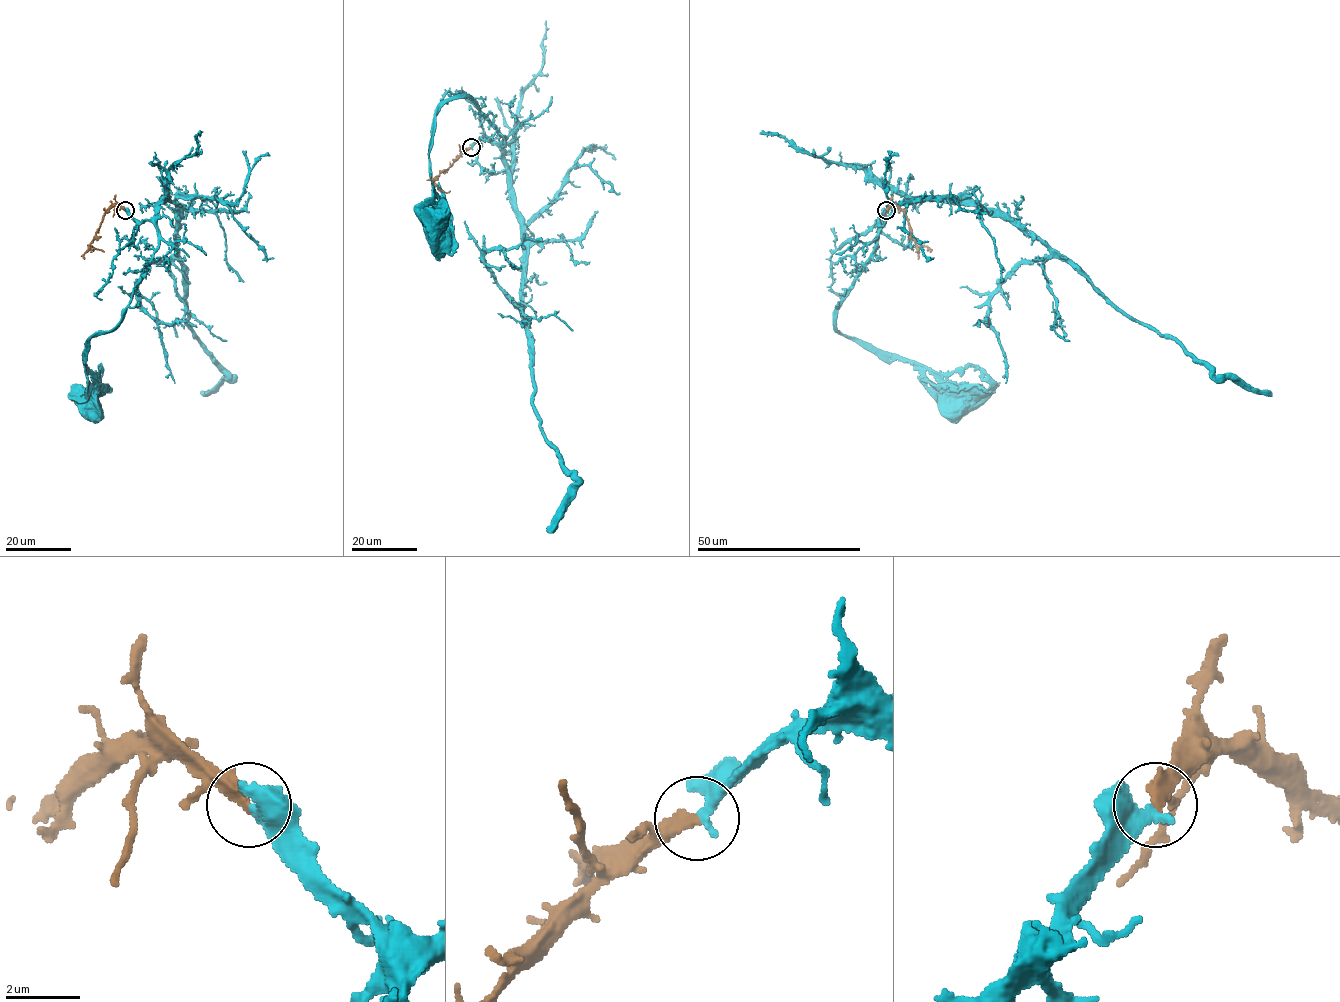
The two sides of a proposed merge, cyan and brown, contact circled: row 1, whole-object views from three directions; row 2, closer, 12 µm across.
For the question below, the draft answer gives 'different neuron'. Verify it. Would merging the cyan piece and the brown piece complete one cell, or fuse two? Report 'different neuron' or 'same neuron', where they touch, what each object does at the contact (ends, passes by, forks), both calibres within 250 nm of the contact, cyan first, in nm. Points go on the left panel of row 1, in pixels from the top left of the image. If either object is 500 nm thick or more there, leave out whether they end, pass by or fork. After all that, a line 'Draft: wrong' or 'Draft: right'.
same neuron; place (125, 210); cyan ends; brown ends; calibres 360 and 320 nm
Draft: wrong

